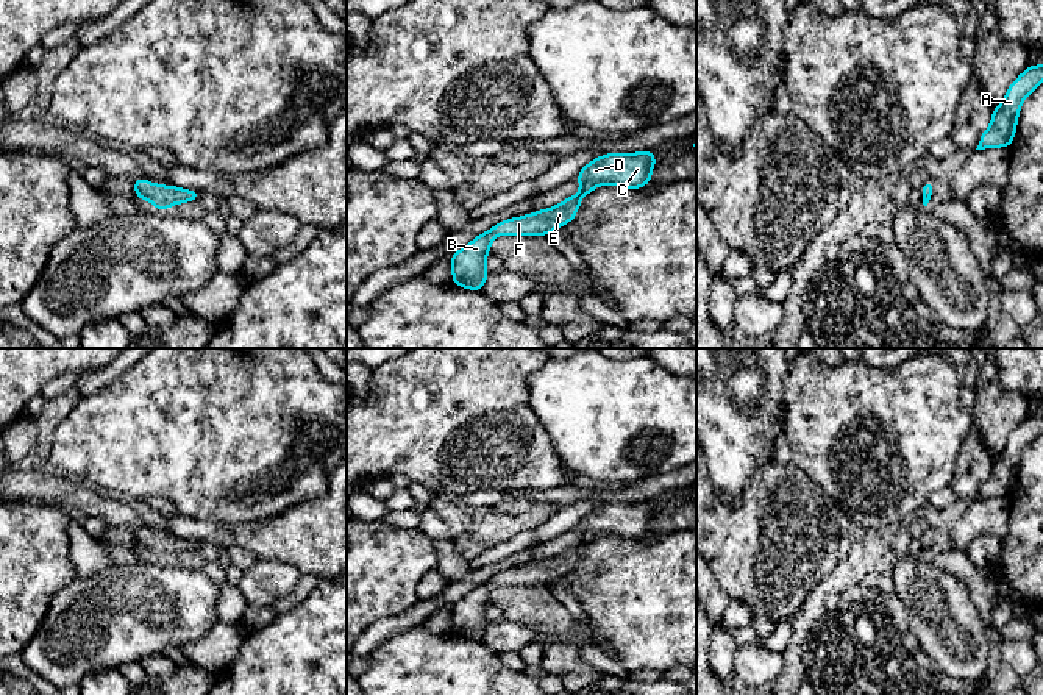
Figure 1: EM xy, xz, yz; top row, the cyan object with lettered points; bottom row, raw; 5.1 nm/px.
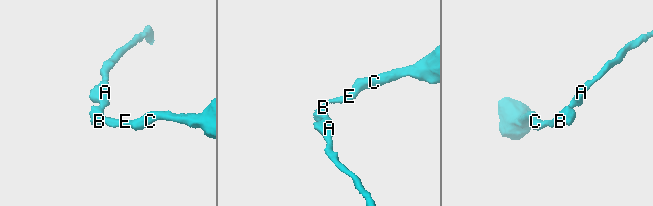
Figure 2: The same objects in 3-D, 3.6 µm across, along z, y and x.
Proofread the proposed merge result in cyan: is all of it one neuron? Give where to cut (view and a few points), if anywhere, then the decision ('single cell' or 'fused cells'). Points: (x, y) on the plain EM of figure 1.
no cut | single cell

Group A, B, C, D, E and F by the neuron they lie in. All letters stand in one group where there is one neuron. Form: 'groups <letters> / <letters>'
groups A B C D E F

